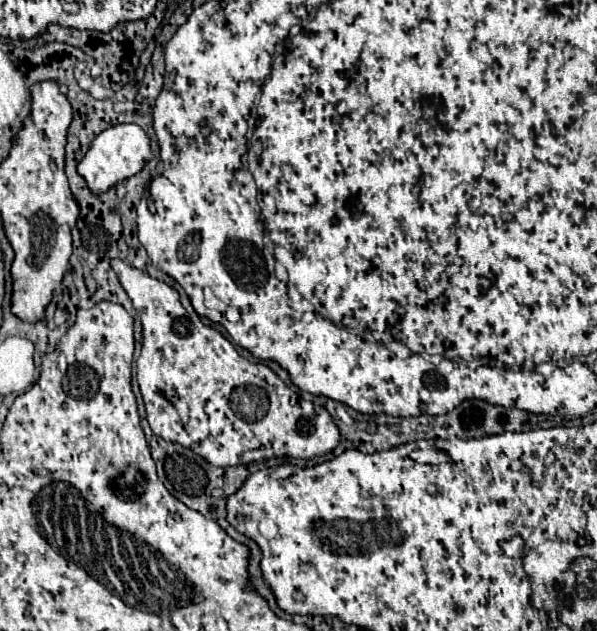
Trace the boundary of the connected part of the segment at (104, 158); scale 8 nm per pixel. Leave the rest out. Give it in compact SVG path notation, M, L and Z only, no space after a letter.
M125 123L125 125L109 127L103 133L99 133L95 141L91 143L83 161L77 165L77 171L83 175L83 179L87 181L93 193L103 193L109 187L117 185L119 181L125 181L127 177L139 173L151 157L153 153L151 153L149 137L145 135L145 131L135 123Z

